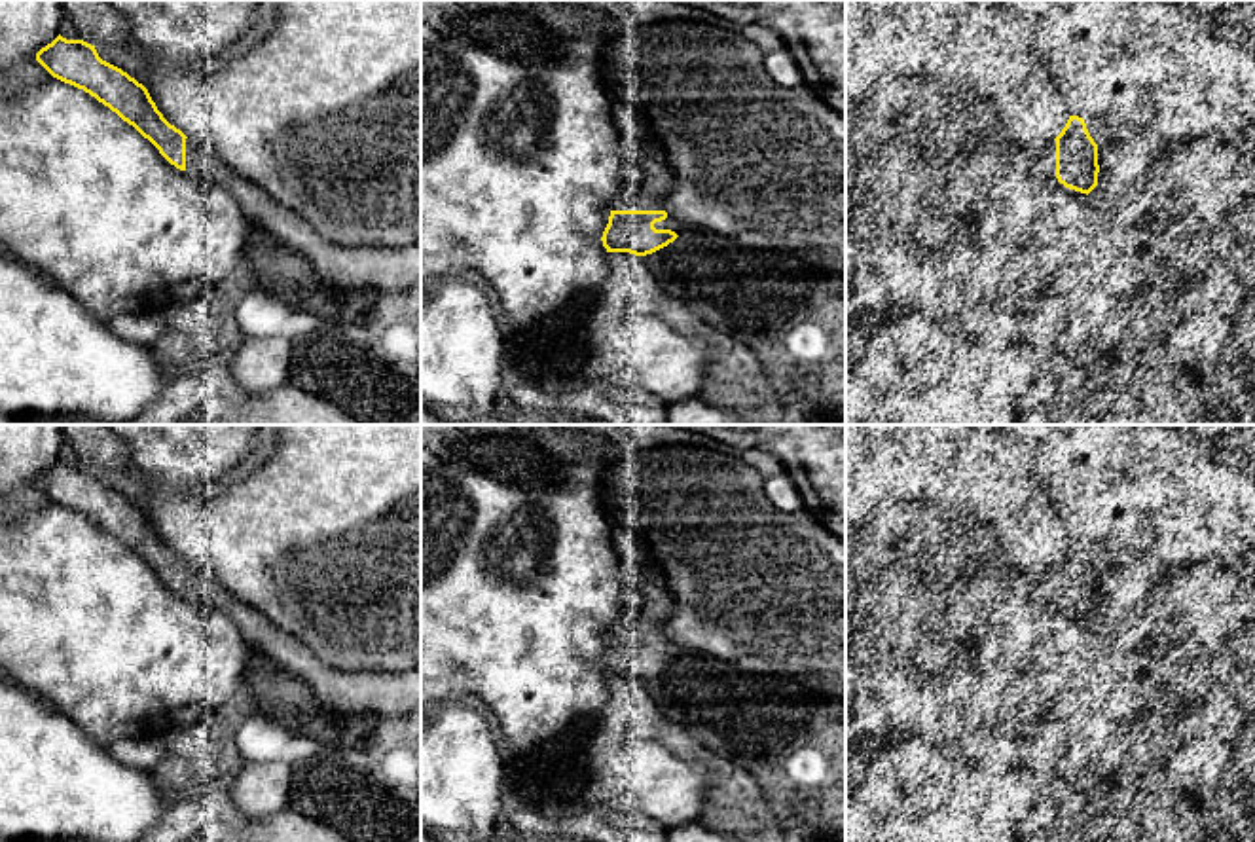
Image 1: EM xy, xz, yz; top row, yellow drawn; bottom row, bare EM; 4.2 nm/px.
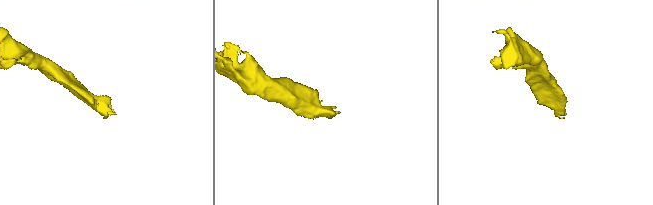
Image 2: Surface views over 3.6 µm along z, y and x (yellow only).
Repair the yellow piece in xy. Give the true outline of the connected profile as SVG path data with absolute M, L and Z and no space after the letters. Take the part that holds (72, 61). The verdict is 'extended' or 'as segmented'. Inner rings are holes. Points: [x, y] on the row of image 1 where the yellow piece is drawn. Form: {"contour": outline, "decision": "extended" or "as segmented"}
{"contour": "M59 34L36 53L36 61L53 78L83 89L116 112L171 165L203 184L229 192L248 222L307 260L317 275L339 292L368 290L377 302L413 302L421 294L421 241L402 248L328 241L265 190L226 165L212 146L171 125L148 89L121 68L102 61L95 46Z", "decision": "extended"}

